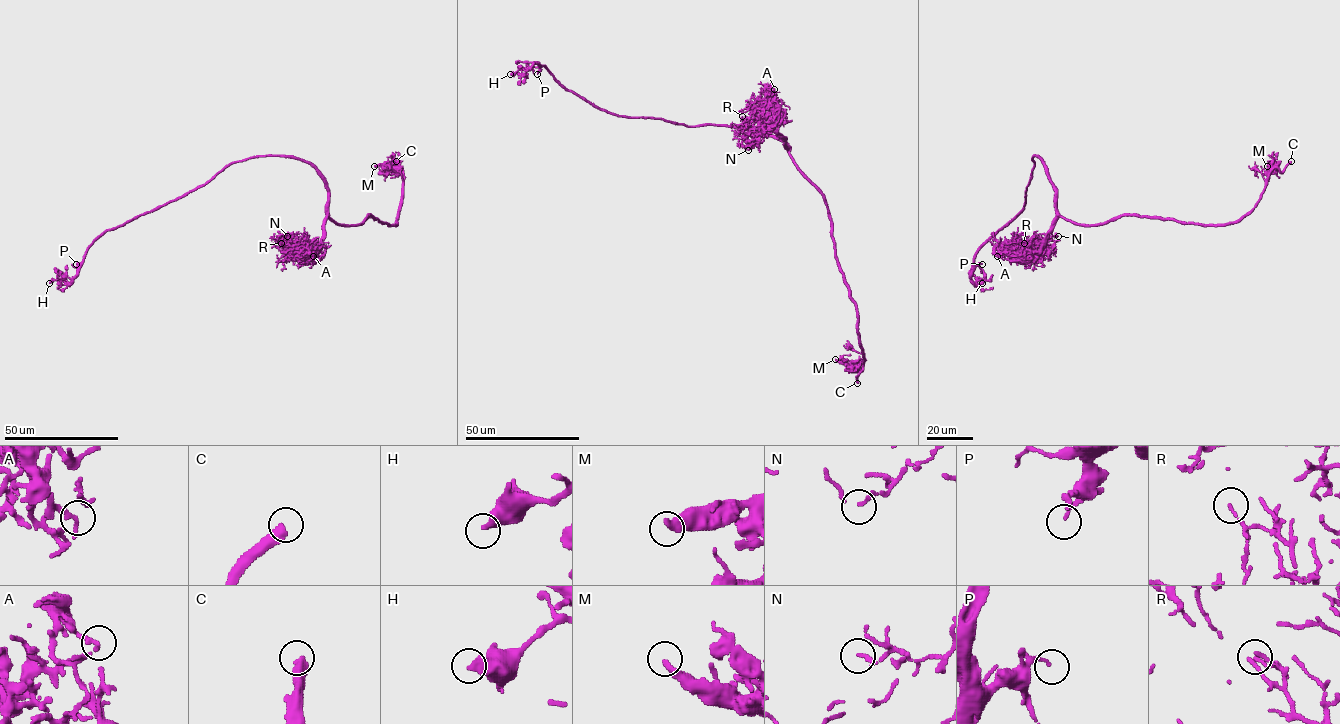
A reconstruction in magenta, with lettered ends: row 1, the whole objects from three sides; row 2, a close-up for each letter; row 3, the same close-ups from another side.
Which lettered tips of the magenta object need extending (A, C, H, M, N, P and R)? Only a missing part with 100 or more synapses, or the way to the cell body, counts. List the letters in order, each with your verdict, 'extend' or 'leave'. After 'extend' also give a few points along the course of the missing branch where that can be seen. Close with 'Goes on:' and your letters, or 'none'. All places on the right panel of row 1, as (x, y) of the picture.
A: leave
C: extend | (1291, 161), (1300, 158), (1307, 163), (1320, 162), (1333, 147), (1334, 138)
H: leave
M: leave
N: leave
P: leave
R: leave
Goes on: C

